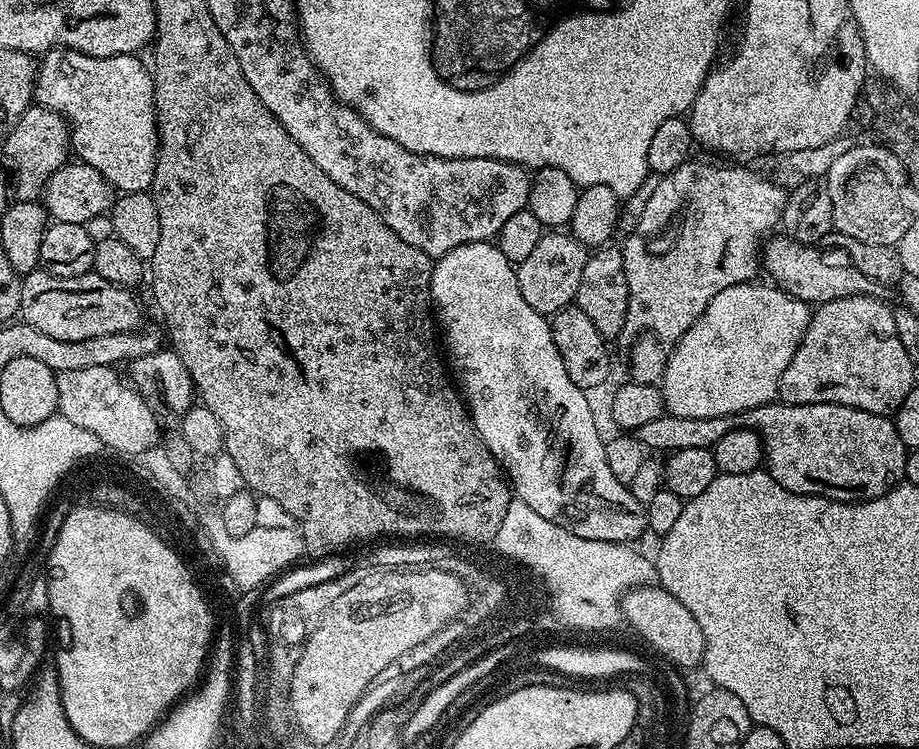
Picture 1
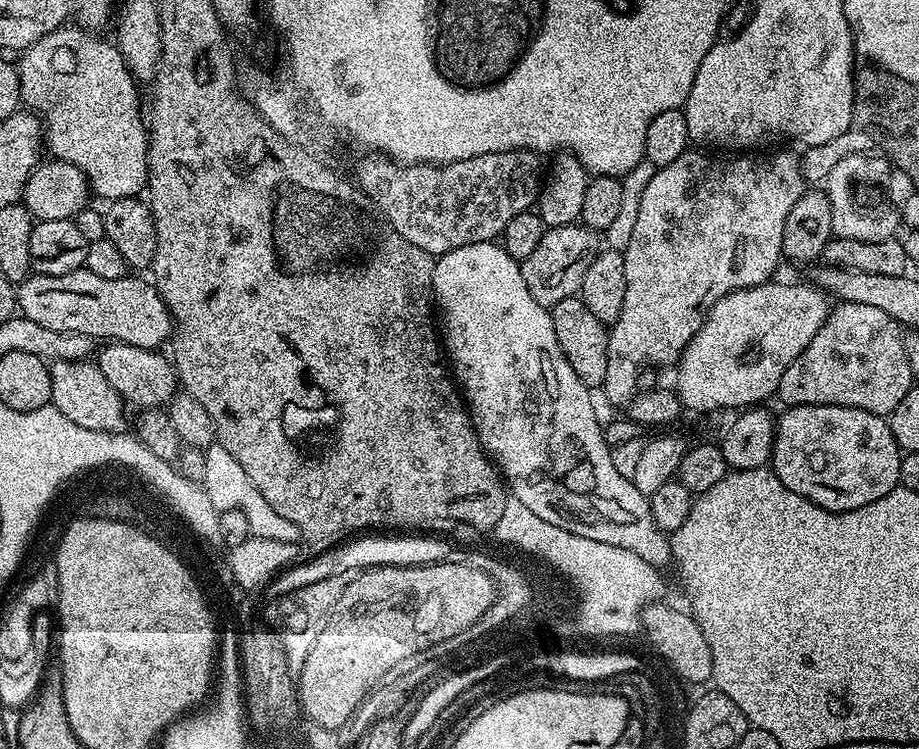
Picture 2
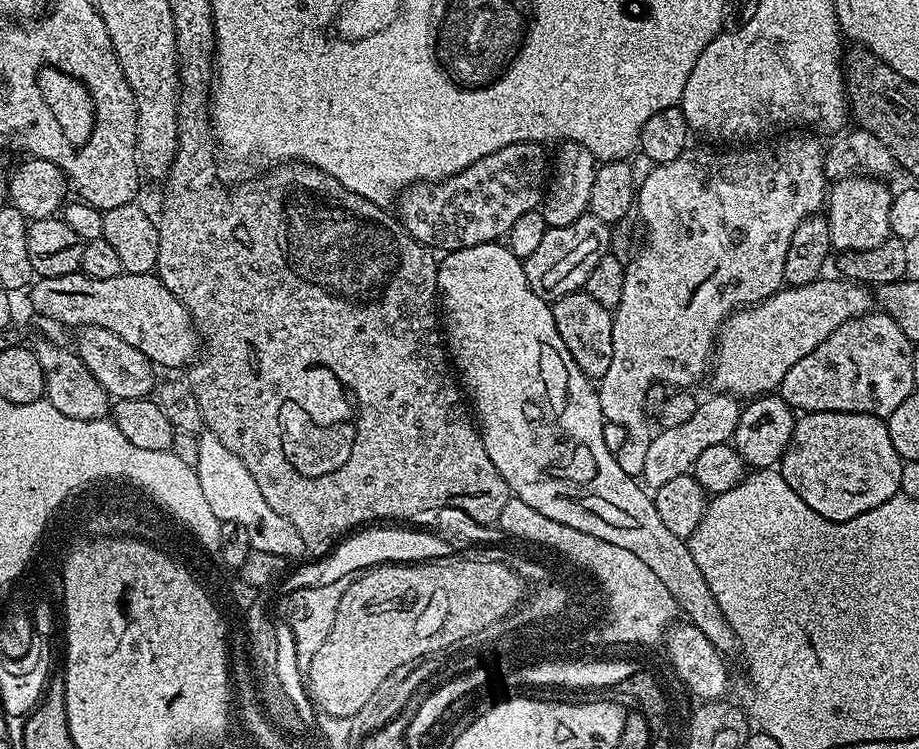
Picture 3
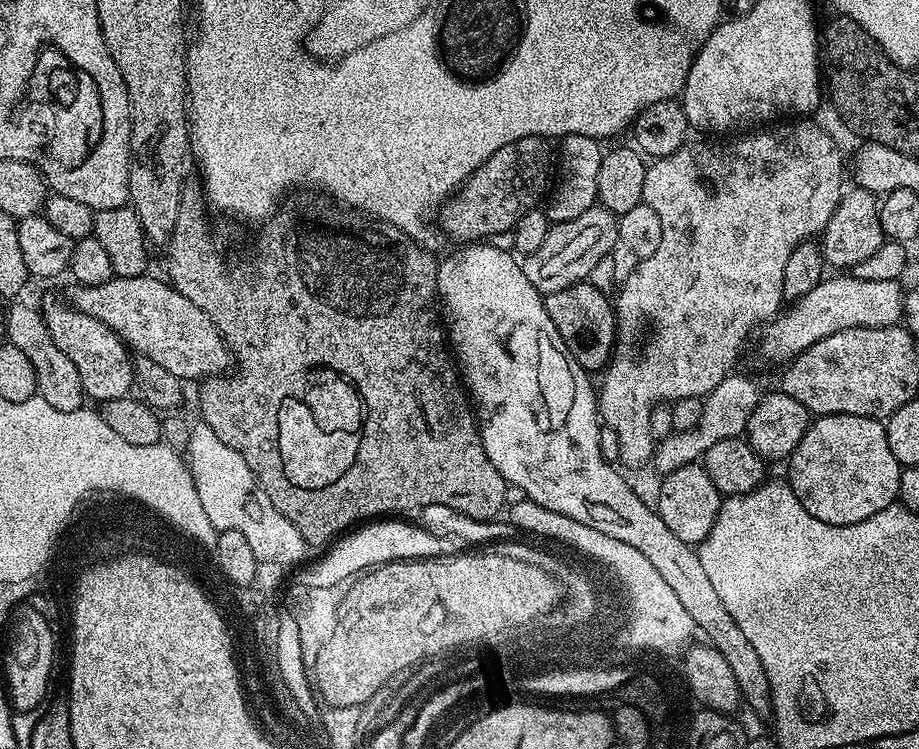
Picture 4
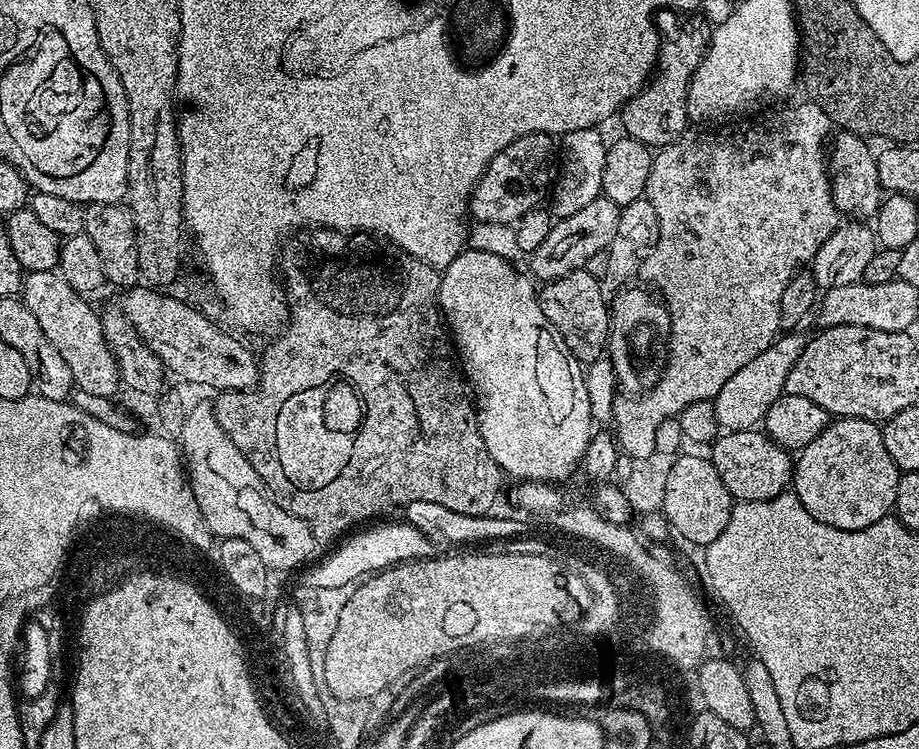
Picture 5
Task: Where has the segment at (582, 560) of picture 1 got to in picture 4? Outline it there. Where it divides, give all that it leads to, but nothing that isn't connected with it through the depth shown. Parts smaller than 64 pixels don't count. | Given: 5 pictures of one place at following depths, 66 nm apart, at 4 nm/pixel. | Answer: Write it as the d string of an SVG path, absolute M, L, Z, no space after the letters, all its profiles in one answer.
M520 498L520 501L513 505L511 503L506 516L509 516L507 519L515 529L520 528L526 531L526 534L532 536L536 534L538 538L553 540L581 552L589 561L598 562L612 569L609 571L614 577L621 582L626 582L634 604L632 624L630 624L632 628L628 628L624 634L626 642L640 644L640 646L654 646L660 650L676 650L676 648L686 650L689 647L693 634L696 634L693 618L689 611L684 609L674 590L662 578L657 567L653 566L637 547L629 546L626 542L603 534L602 531L586 526L585 523L576 522L564 514L558 514L557 511L546 510L544 506L538 506L533 500L527 498Z

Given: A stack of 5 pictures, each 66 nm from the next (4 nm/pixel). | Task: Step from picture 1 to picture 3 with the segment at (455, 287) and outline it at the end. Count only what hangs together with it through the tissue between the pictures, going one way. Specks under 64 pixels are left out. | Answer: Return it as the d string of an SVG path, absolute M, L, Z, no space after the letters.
M500 242L470 246L457 252L449 252L439 261L436 286L438 300L442 305L442 328L446 333L446 348L450 353L451 363L458 373L459 383L474 409L474 420L483 435L486 454L490 454L490 462L494 462L498 474L502 474L502 478L507 482L509 493L518 497L518 499L522 499L534 510L538 510L540 514L554 519L555 522L560 522L585 534L593 535L596 539L614 543L625 550L630 550L635 557L642 558L646 565L650 566L650 569L654 570L655 574L658 574L658 578L666 584L666 589L670 590L670 594L676 599L679 611L683 615L684 612L688 615L685 616L687 623L698 626L698 630L702 630L702 634L706 634L706 638L710 638L710 642L719 652L731 654L733 651L735 653L738 648L738 641L734 630L726 622L718 604L714 602L714 596L710 594L710 588L706 586L706 580L702 578L702 572L698 570L698 564L694 562L694 556L690 554L685 537L673 534L662 523L662 518L658 518L655 499L646 491L645 485L637 482L630 474L626 474L626 470L622 470L622 466L618 466L615 452L606 448L603 438L606 415L604 415L603 406L600 405L602 397L594 387L593 381L589 380L586 374L582 374L582 370L578 370L578 362L574 362L574 358L570 358L570 350L566 350L566 342L562 342L562 337L558 335L558 326L554 326L552 304L542 299L538 294L534 294L534 290L530 290L530 282L526 282L524 262L519 260L509 248Z

